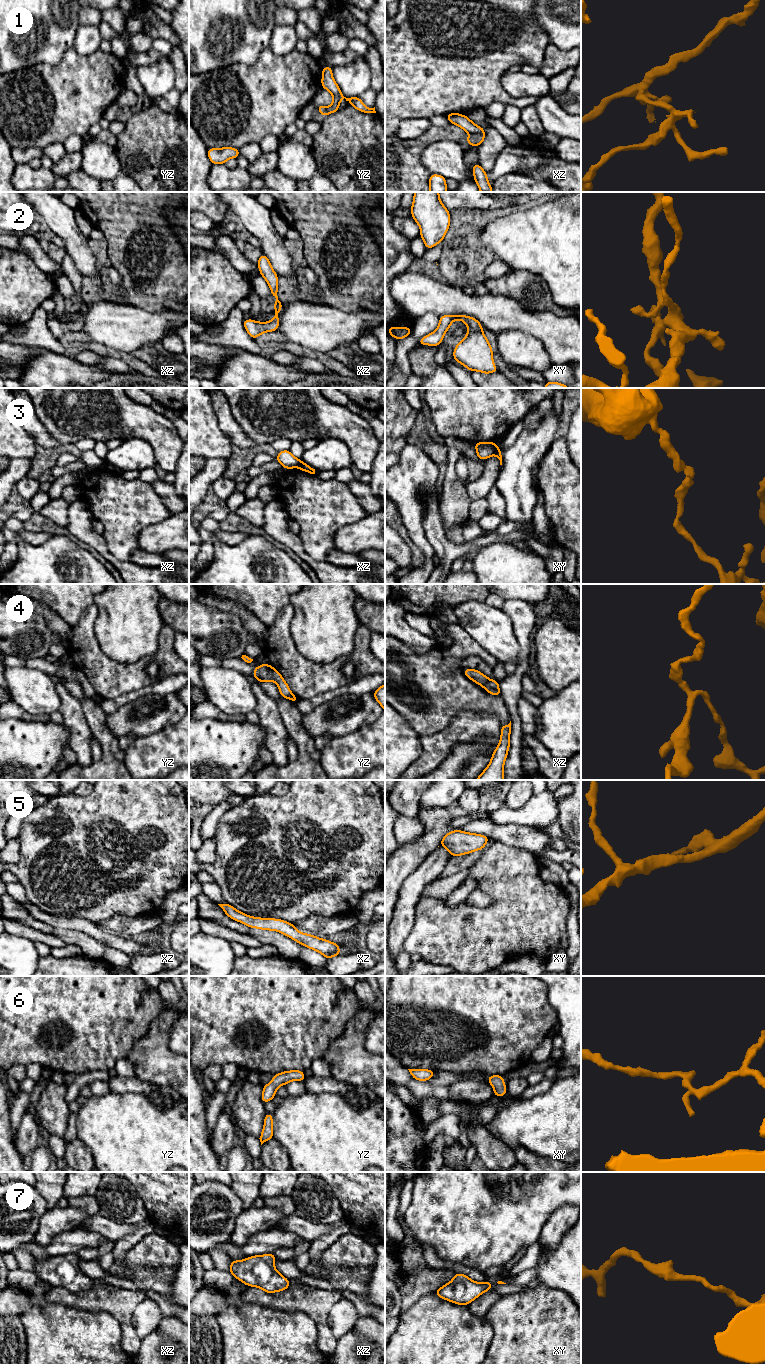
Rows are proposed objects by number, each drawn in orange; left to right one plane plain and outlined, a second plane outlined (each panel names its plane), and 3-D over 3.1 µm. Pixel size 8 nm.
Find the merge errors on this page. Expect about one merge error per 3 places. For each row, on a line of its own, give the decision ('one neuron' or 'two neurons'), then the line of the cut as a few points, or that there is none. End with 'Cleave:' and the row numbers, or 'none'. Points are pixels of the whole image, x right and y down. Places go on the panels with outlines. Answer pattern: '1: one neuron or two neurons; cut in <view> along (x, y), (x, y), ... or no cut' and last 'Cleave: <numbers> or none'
1: two neurons; cut in xz along (483, 129), (480, 132), (471, 134)
2: one neuron; no cut
3: two neurons; cut in xy along (498, 448), (494, 453)
4: two neurons; cut in xz along (490, 680), (483, 686)
5: one neuron; no cut
6: one neuron; no cut
7: one neuron; no cut
Cleave: 1, 3, 4

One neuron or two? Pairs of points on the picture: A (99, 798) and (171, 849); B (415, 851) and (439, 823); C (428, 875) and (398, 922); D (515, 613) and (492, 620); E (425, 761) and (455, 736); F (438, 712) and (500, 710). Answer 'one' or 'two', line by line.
A: one
B: one
C: one
D: two
E: one
F: one

